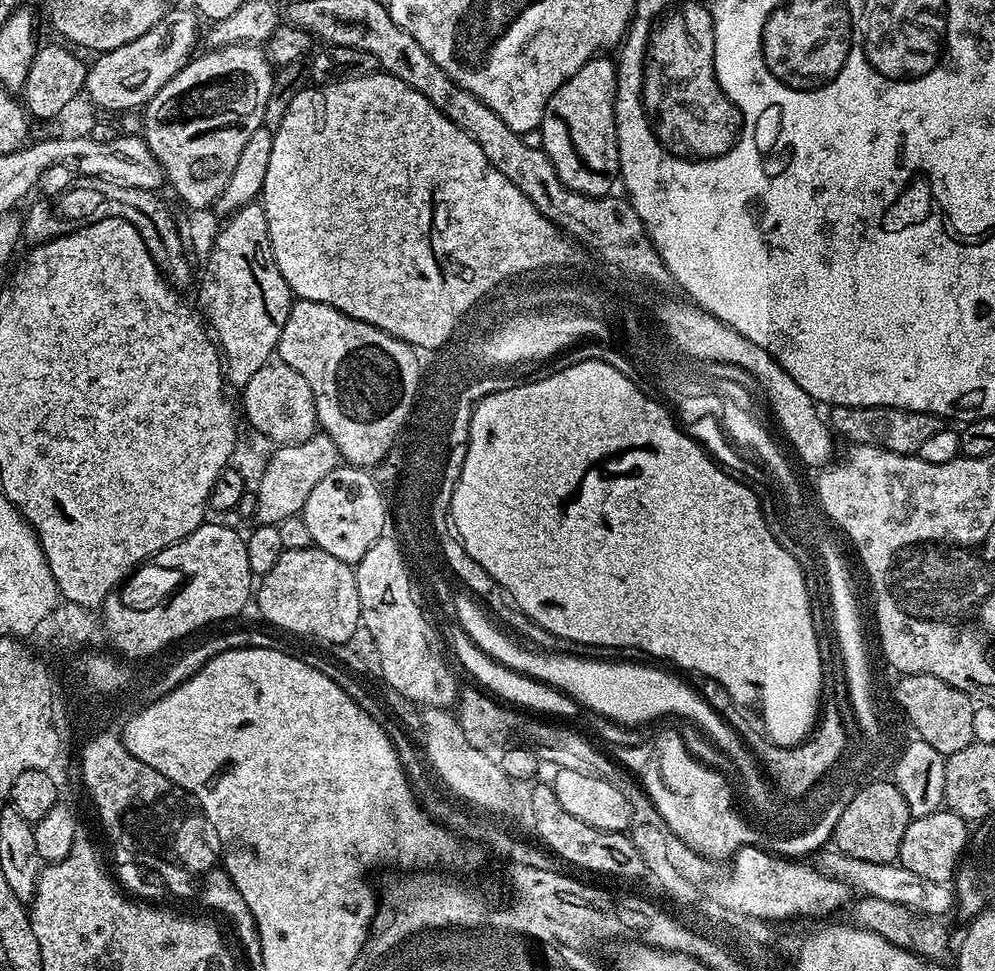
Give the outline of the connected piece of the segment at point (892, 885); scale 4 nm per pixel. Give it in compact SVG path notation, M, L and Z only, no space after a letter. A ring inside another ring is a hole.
M835 850L821 851L819 856L818 867L821 872L825 872L827 876L832 876L836 880L843 881L853 889L859 890L861 888L861 893L873 898L882 898L886 902L898 902L923 915L937 918L947 917L947 912L951 913L957 907L956 893L951 883L921 878L918 874L914 874L914 870L904 867L899 862L871 864L870 862L862 862L858 858L850 858L844 852Z

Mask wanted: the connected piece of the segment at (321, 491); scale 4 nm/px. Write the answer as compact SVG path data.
M337 466L310 491L302 515L307 528L310 529L310 538L315 547L326 550L326 554L334 554L334 558L354 566L364 557L366 550L374 546L375 540L384 534L382 522L387 516L383 506L384 494L380 492L370 471L351 466Z

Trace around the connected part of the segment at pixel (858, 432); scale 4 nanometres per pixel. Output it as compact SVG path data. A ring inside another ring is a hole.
M835 406L831 409L830 428L837 437L845 436L849 445L861 444L890 450L894 454L915 456L922 450L922 445L933 434L938 434L942 426L940 417L929 412L915 412L886 406Z

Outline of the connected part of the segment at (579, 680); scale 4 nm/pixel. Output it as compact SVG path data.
M459 600L460 620L464 620L464 628L476 636L476 644L488 648L500 660L508 660L508 666L535 680L544 680L553 688L570 694L570 698L584 700L584 704L592 704L592 708L600 708L600 712L608 712L608 716L620 716L620 725L643 726L647 720L656 720L659 716L682 716L685 721L692 721L708 736L710 742L722 750L729 758L735 774L742 776L746 770L744 765L752 760L751 751L746 747L744 739L706 703L703 695L696 692L688 684L683 684L676 676L668 672L659 672L656 668L647 668L644 664L607 664L604 660L579 660L576 656L548 656L547 651L528 656L528 652L520 652L520 648L508 644L468 600Z

